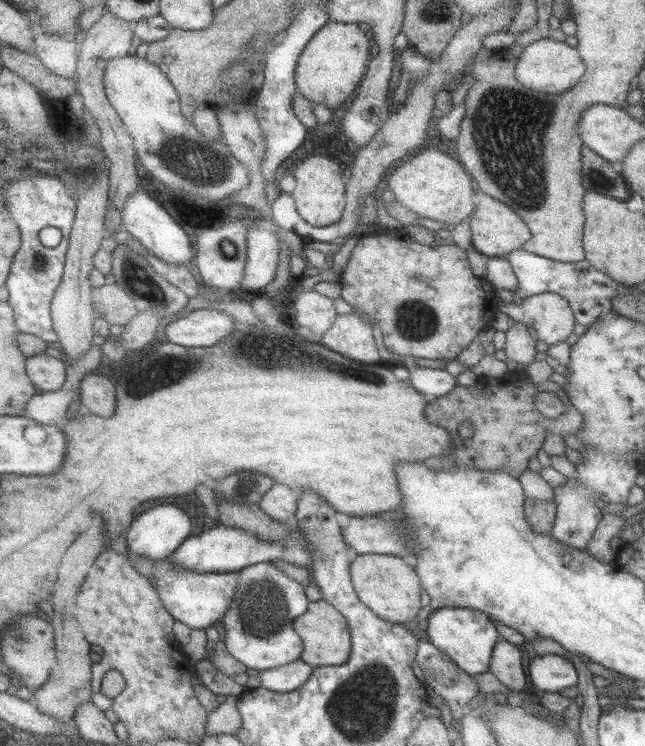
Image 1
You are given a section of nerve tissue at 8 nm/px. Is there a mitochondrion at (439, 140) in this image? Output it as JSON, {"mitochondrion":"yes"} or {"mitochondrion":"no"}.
{"mitochondrion":"no"}

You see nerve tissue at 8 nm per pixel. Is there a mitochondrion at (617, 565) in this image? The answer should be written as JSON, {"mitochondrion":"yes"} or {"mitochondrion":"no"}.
{"mitochondrion":"no"}

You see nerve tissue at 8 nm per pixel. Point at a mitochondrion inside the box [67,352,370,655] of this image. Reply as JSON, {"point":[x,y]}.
{"point":[264,616]}

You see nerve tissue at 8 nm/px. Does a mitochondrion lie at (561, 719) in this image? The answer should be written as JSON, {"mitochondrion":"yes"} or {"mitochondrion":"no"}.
{"mitochondrion":"no"}

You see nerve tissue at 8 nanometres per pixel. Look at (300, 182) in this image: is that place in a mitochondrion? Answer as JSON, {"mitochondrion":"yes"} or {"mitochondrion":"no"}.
{"mitochondrion":"no"}

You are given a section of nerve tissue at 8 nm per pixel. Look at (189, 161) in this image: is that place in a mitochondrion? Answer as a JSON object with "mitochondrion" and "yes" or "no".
{"mitochondrion":"yes"}

